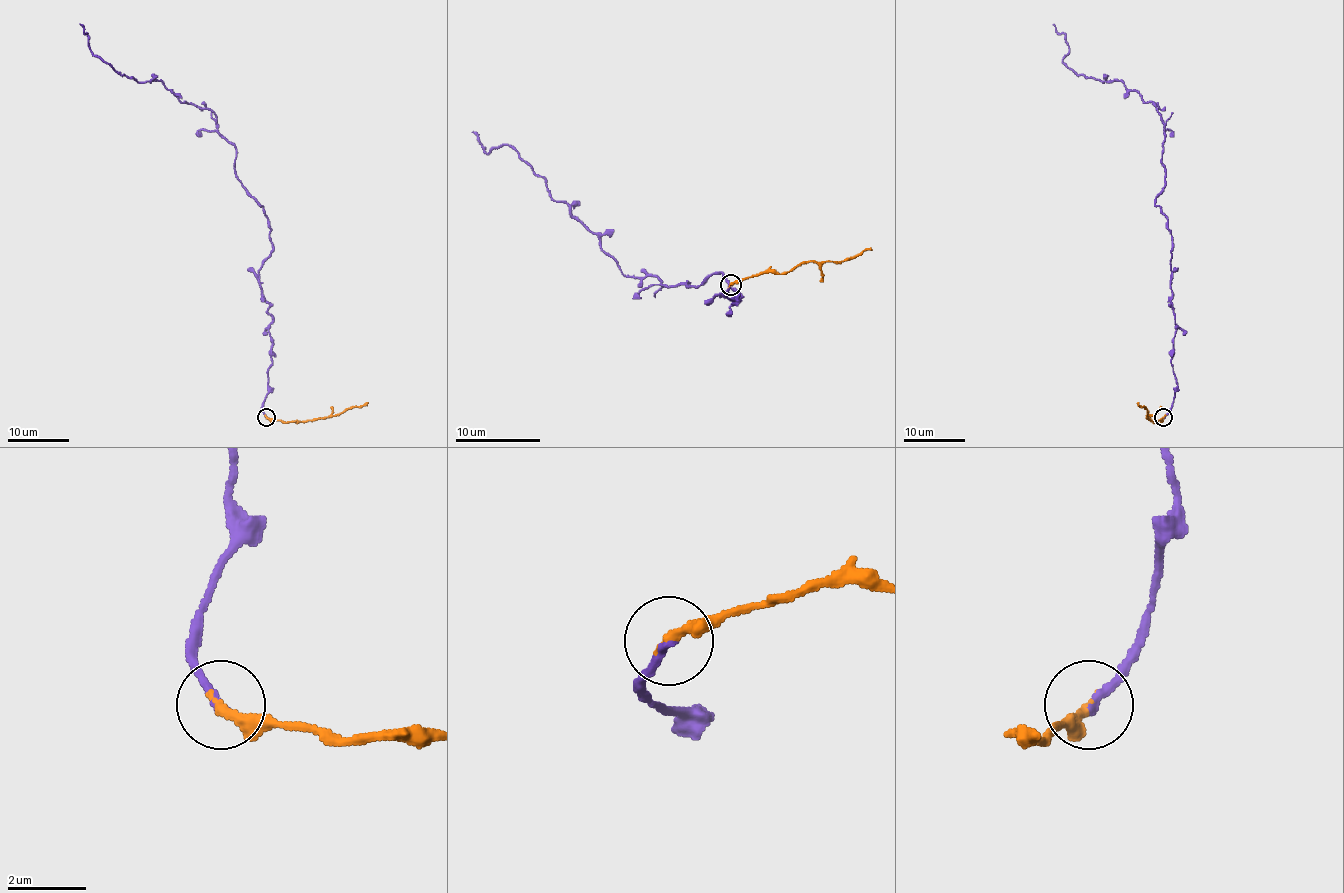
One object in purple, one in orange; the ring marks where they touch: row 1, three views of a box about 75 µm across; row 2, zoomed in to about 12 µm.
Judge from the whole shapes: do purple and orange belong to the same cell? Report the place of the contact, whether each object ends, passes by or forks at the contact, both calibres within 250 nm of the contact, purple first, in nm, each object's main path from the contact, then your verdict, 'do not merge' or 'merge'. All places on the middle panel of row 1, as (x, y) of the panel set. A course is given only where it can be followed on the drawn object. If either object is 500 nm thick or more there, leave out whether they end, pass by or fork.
place (731, 284); purple ends; orange ends; calibres 220 and 280 nm; course purple (731, 285), (733, 302), (721, 272), (691, 287), (623, 274), (509, 145), (486, 154), (471, 132); course orange (731, 285), (763, 272), (786, 274), (807, 262), (843, 262), (871, 247); do not merge

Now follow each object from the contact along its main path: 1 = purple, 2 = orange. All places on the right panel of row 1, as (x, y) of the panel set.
1: (1164, 416), (1176, 331), (1171, 236), (1155, 203), (1162, 117), (1120, 80), (1075, 74), (1054, 24)
2: (1164, 416), (1152, 421), (1147, 418), (1147, 410), (1136, 403)

